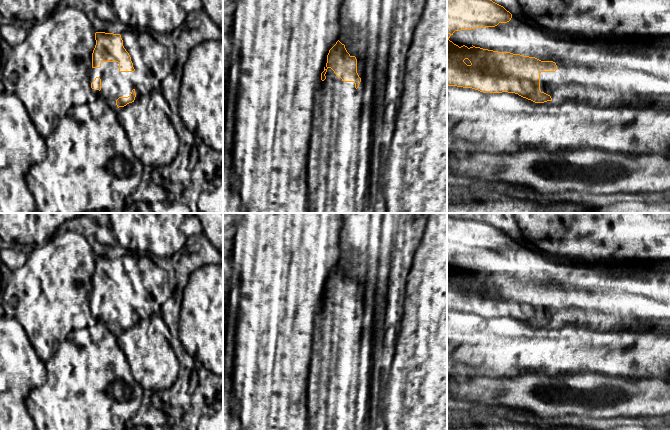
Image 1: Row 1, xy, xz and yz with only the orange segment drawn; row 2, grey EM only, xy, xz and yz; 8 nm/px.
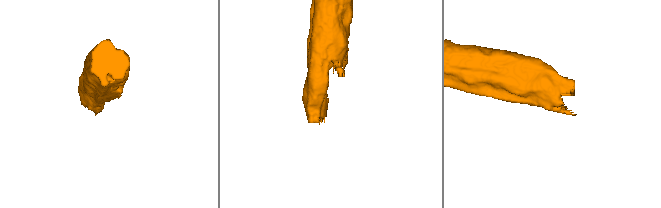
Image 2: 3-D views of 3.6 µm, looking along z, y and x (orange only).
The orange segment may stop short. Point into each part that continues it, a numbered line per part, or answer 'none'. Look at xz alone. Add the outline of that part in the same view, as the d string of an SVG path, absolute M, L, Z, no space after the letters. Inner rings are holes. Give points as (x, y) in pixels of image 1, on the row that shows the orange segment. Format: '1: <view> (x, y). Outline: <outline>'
1: xz (344, 169). Outline: M381 0L381 8L378 12L371 12L369 15L369 28L370 28L370 33L369 33L369 43L367 45L367 53L366 53L366 57L364 60L361 60L359 58L357 58L357 73L359 75L359 77L361 78L361 82L359 84L359 87L356 89L355 88L355 83L354 82L344 82L340 77L337 77L336 74L334 73L334 71L331 68L327 68L326 67L326 63L327 63L327 58L326 58L326 63L325 63L325 69L327 70L325 76L326 79L324 81L322 81L320 79L320 83L318 84L318 87L316 89L316 94L315 94L315 106L313 109L313 127L312 127L312 134L311 134L311 140L310 140L310 144L309 144L309 156L308 156L308 161L307 161L307 186L308 186L308 199L309 199L309 213L374 213L374 204L375 202L378 200L378 198L381 196L381 190L382 190L382 181L383 181L383 172L382 172L382 168L383 168L383 158L382 158L382 152L383 152L383 148L381 148L378 144L379 144L379 139L380 136L383 132L383 124L384 124L384 120L383 120L383 114L385 111L385 105L384 105L384 100L385 100L385 89L386 89L386 85L387 85L387 70L388 70L388 61L389 61L389 51L390 51L390 47L391 47L391 40L392 40L392 34L393 34L393 30L396 24L396 21L399 17L399 12L400 12L400 7L401 7L401 0Z

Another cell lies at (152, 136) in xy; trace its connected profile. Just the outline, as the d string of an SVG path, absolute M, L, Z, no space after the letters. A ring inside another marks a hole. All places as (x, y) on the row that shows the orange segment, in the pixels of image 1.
M147 98L118 108L118 120L127 134L132 152L144 166L159 170L172 164L180 149L179 135L164 112L157 110Z

